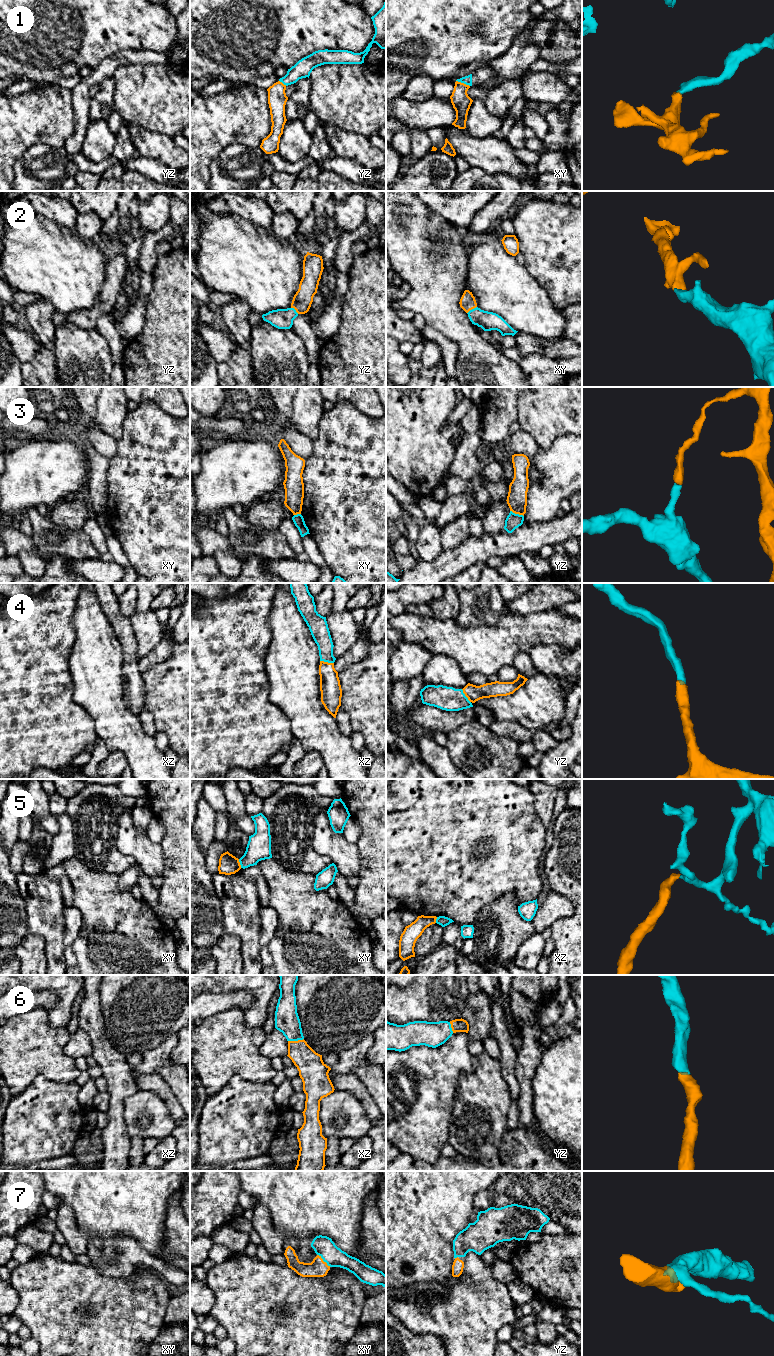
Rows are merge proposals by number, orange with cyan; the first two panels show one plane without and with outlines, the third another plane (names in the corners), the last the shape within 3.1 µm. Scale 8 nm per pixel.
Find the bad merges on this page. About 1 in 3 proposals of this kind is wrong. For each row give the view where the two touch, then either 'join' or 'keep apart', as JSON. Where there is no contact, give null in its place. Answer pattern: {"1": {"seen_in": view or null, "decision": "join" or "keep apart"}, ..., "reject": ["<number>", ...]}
{"1": {"seen_in": "xy", "decision": "join"}, "2": {"seen_in": "xy", "decision": "join"}, "3": {"seen_in": "yz", "decision": "keep apart"}, "4": {"seen_in": "xz", "decision": "join"}, "5": {"seen_in": "xy", "decision": "keep apart"}, "6": {"seen_in": "xz", "decision": "join"}, "7": {"seen_in": "xy", "decision": "join"}, "reject": ["3", "5"]}

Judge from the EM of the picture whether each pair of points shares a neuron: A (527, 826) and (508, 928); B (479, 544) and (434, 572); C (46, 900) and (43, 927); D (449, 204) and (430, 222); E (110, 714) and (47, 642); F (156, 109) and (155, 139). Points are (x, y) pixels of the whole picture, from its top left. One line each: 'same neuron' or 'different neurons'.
A: different neurons
B: same neuron
C: same neuron
D: different neurons
E: different neurons
F: different neurons

